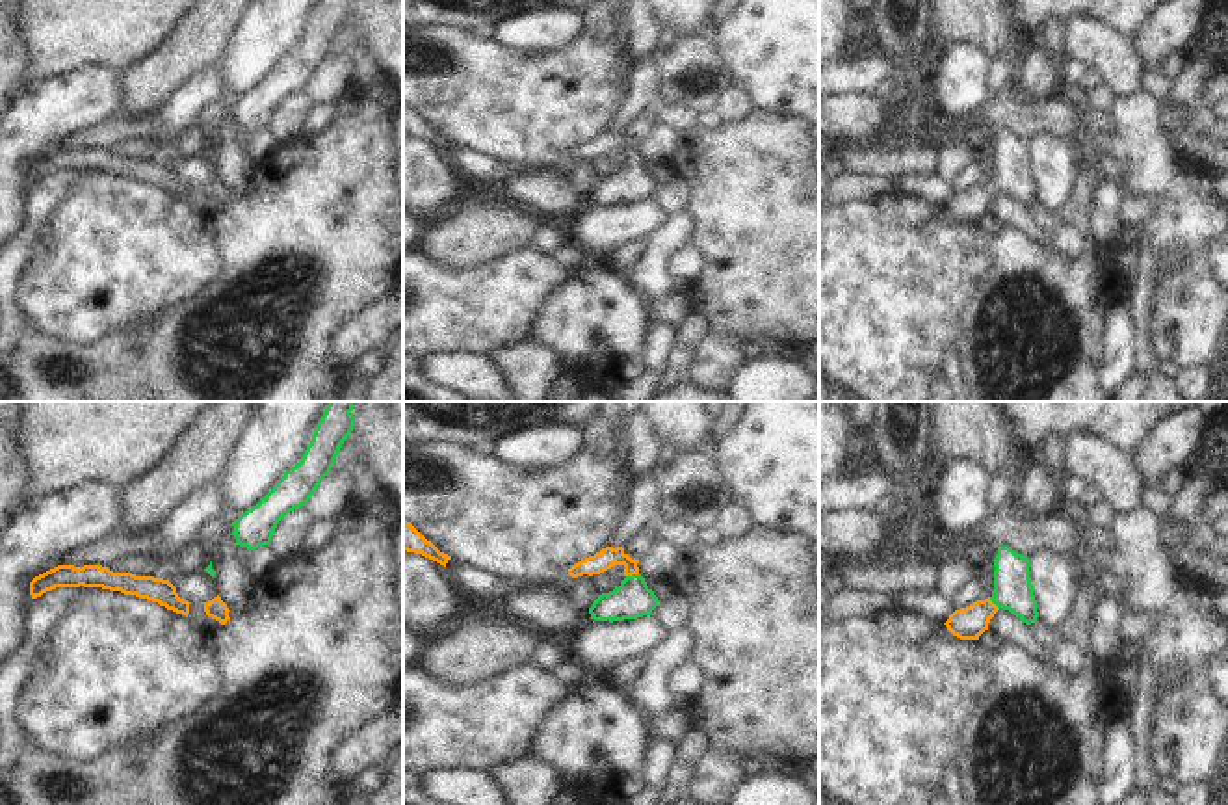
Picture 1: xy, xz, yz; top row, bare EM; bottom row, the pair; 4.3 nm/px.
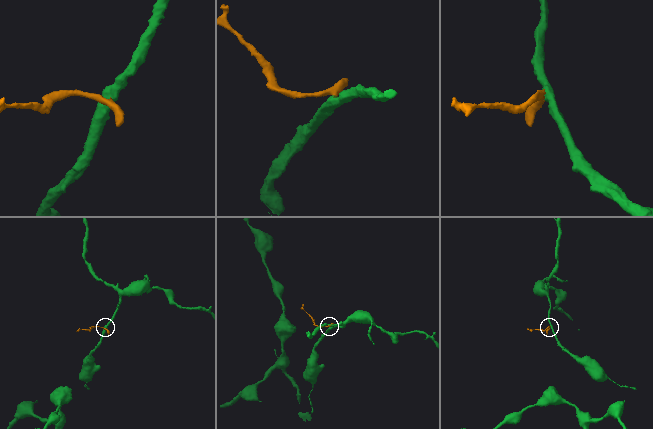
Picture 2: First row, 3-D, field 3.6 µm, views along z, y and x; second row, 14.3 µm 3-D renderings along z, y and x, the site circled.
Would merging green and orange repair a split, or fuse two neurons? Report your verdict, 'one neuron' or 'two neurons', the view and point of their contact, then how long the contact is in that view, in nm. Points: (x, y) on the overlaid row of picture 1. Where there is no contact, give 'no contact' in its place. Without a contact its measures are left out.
one neuron; contact xz (632, 575); length 60 nm

